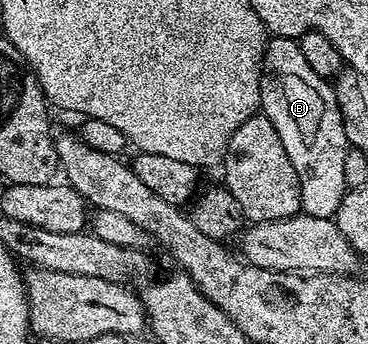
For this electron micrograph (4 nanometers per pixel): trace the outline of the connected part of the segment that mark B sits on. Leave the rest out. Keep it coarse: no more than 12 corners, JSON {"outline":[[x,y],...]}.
{"outline":[[270,37],[261,110],[299,176],[301,213],[333,218],[351,147],[300,41]]}

